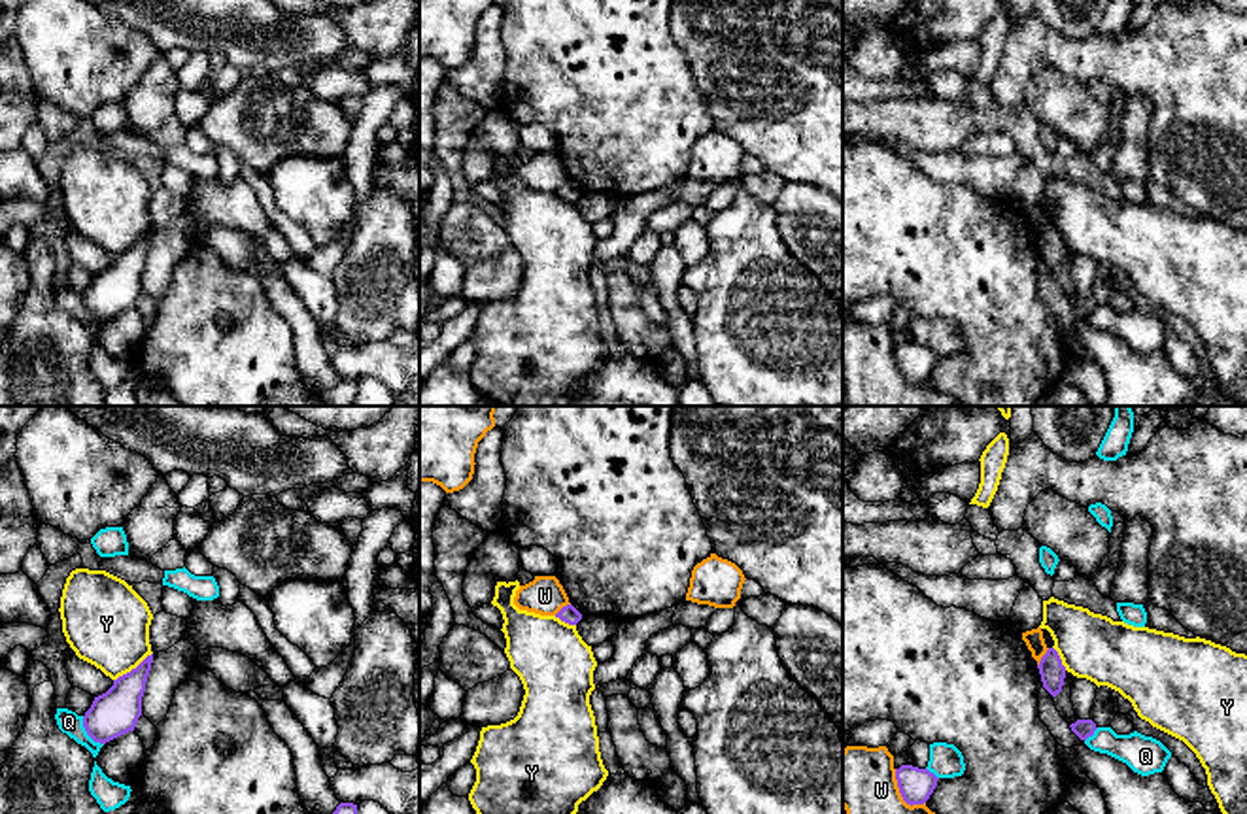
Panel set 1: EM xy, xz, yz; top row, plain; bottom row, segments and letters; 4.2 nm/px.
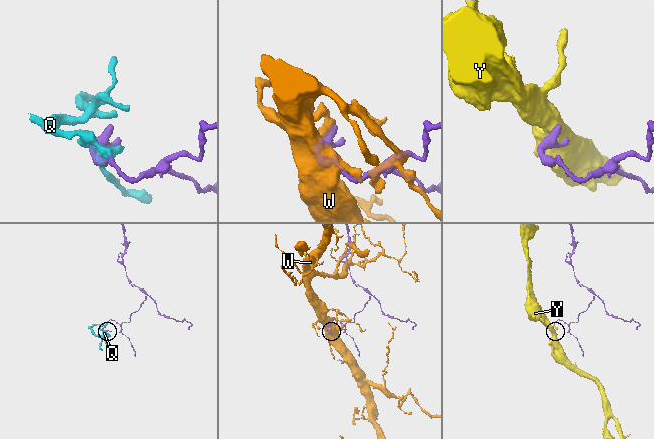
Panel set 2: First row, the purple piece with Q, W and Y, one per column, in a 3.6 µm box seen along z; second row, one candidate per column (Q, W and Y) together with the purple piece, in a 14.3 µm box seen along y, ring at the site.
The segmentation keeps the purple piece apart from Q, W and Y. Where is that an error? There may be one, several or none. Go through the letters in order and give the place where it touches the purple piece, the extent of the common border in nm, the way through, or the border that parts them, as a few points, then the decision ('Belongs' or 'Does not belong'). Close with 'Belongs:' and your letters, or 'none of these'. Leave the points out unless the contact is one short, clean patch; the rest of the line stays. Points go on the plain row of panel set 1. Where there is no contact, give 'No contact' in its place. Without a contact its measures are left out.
Q: Touches purple at xy (87, 310). Shared border 160 nm. Does not belong
W: Touches purple at yz (900, 369). Shared border 200 nm. Does not belong
Y: Touches purple at xy (133, 246). Shared border 200 nm. Boundary: xy (152, 229), (114, 257). Does not belong
Belongs: none of these

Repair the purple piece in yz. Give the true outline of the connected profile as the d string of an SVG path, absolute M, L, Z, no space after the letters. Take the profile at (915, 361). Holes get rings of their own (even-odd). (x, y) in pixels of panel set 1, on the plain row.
M901 342L896 346L899 370L907 382L924 382L937 363L937 353L928 346Z

